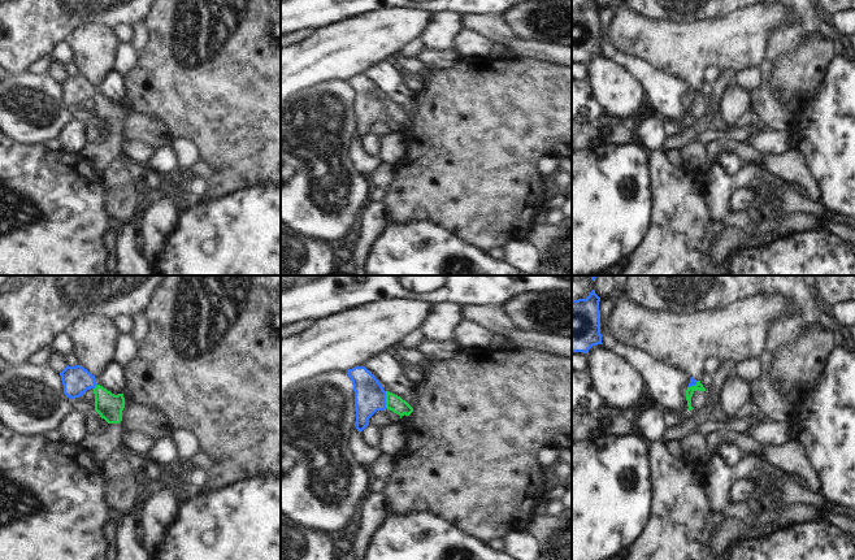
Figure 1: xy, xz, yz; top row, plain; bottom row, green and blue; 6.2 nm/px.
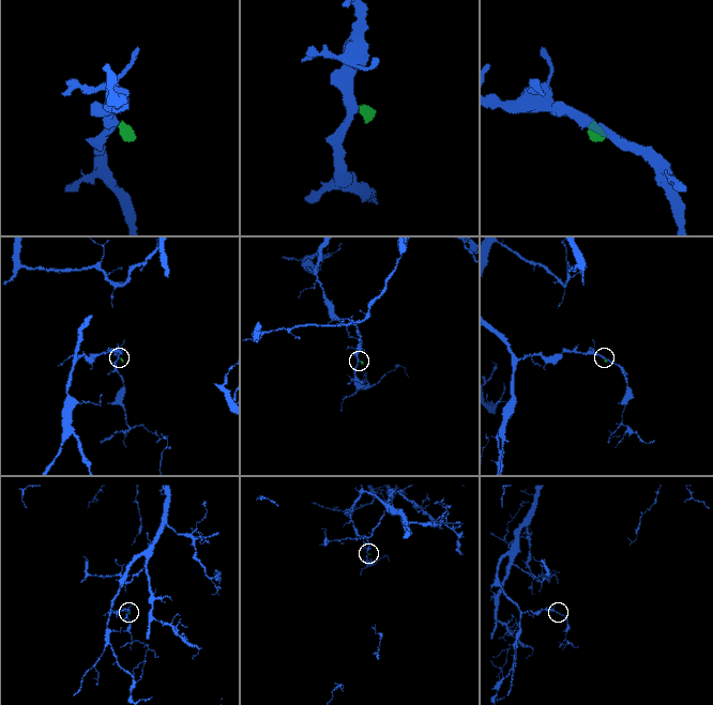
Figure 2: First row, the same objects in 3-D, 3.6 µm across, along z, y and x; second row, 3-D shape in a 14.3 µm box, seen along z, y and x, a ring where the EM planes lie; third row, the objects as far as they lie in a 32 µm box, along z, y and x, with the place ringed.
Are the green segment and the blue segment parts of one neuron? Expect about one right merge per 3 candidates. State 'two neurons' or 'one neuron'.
two neurons

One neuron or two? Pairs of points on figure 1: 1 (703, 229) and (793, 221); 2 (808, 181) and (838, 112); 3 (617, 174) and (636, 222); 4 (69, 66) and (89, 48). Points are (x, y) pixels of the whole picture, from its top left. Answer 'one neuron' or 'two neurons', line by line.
1: two neurons
2: two neurons
3: one neuron
4: two neurons

